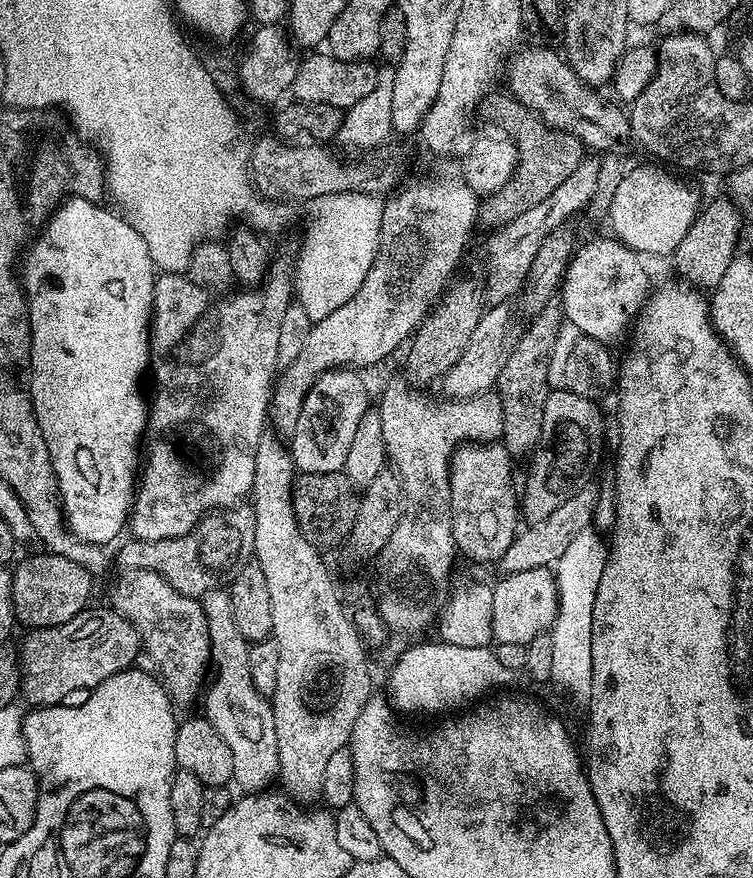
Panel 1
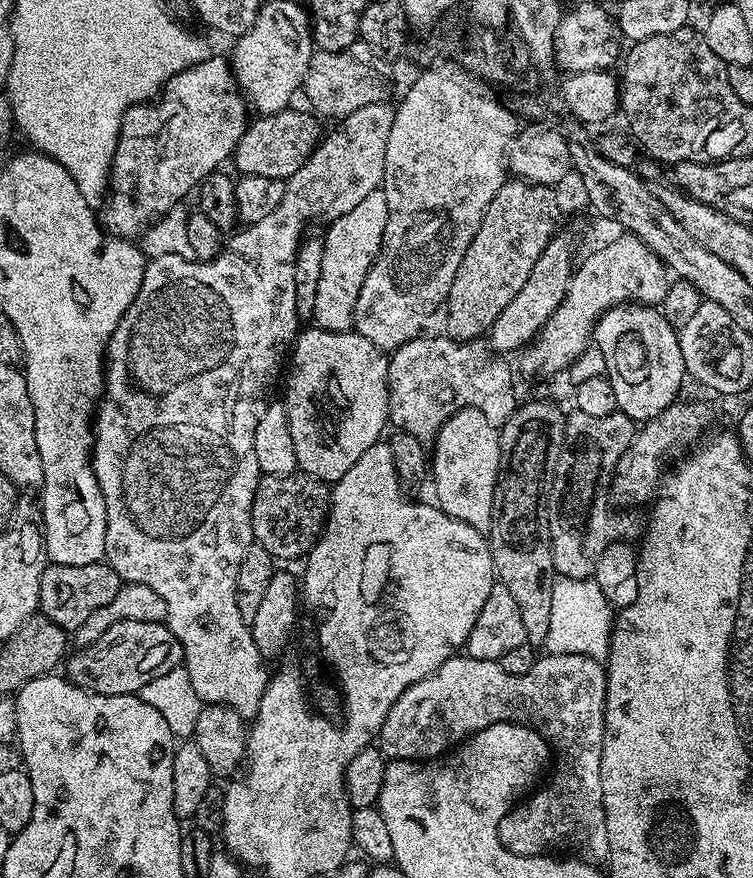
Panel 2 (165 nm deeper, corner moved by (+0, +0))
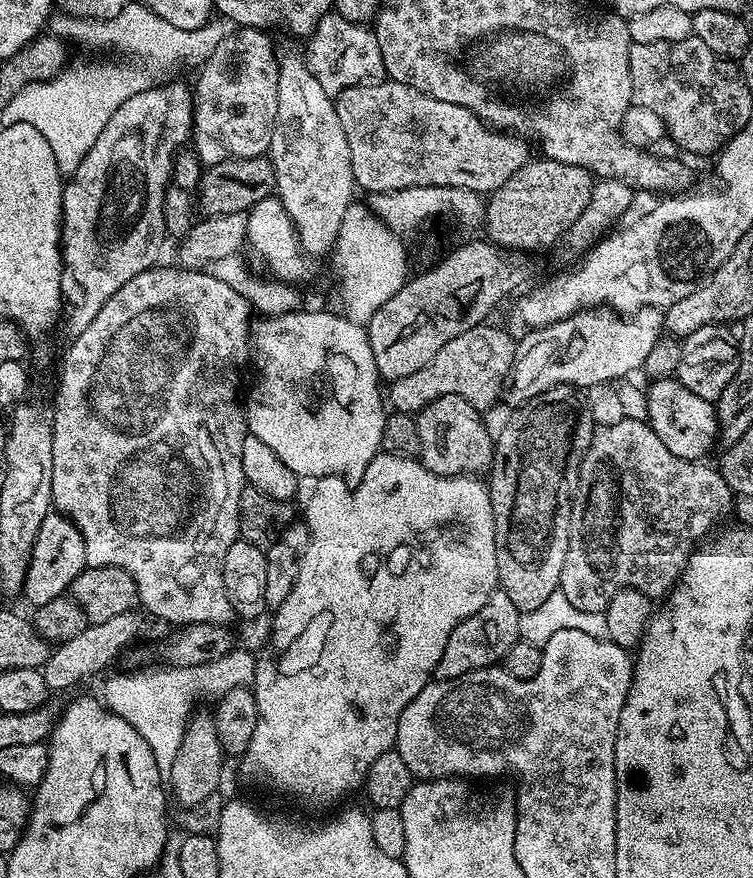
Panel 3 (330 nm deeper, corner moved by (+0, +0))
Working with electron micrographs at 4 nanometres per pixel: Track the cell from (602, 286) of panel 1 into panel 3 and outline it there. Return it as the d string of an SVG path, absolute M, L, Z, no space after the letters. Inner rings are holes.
M675 378L656 380L648 388L648 416L646 422L662 438L666 451L683 460L703 461L712 448L718 433L718 419L713 401L703 400L686 390Z

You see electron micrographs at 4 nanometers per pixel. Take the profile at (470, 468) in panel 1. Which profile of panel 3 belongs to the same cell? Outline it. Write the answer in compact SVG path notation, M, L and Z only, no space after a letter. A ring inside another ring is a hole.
M446 394L415 413L416 429L420 439L418 459L426 466L426 470L430 470L436 476L471 476L487 473L492 467L494 436L491 431L488 433L488 428L480 416L483 416L481 409L475 408L470 401L458 394Z

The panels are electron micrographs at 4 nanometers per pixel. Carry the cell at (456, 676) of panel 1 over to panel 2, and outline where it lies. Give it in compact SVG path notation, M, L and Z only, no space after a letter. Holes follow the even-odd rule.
M457 654L451 656L444 662L444 665L432 672L426 678L422 678L418 682L414 682L402 693L394 702L394 706L390 706L390 714L386 714L386 722L380 728L378 737L378 747L385 757L395 758L398 760L418 760L426 761L433 758L439 758L449 750L456 747L457 744L465 741L478 730L482 730L486 726L496 724L500 720L511 720L514 724L526 724L529 728L533 728L539 732L541 736L548 741L551 748L554 764L554 774L550 788L542 789L538 794L534 795L530 800L525 799L519 801L513 808L505 814L499 822L498 836L499 841L511 853L519 856L539 856L557 851L560 846L570 846L572 848L584 848L589 854L601 857L603 859L608 853L608 835L606 834L605 810L602 806L602 782L601 782L601 756L602 756L602 738L604 737L604 703L606 702L606 668L601 661L591 660L589 656L582 654L544 654L537 659L536 664L526 674L515 676L514 674L506 674L506 670L502 670L499 662L494 660L475 660L474 657L467 654Z

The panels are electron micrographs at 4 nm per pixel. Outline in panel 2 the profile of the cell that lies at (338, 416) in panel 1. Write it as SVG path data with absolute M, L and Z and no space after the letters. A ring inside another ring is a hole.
M309 326L308 329L301 331L297 335L290 349L290 364L292 360L292 369L288 372L288 385L284 388L284 397L282 403L288 411L288 425L290 426L290 438L294 438L294 454L296 455L296 463L299 471L306 476L315 476L317 480L325 482L335 482L342 478L342 474L346 474L346 470L350 470L350 466L354 466L354 462L358 462L358 458L362 458L362 454L366 454L366 450L377 447L380 435L384 432L384 424L389 423L388 418L388 361L389 357L385 355L381 349L374 346L374 342L370 342L366 338L362 338L355 330L346 332L327 332L325 328L317 328Z

